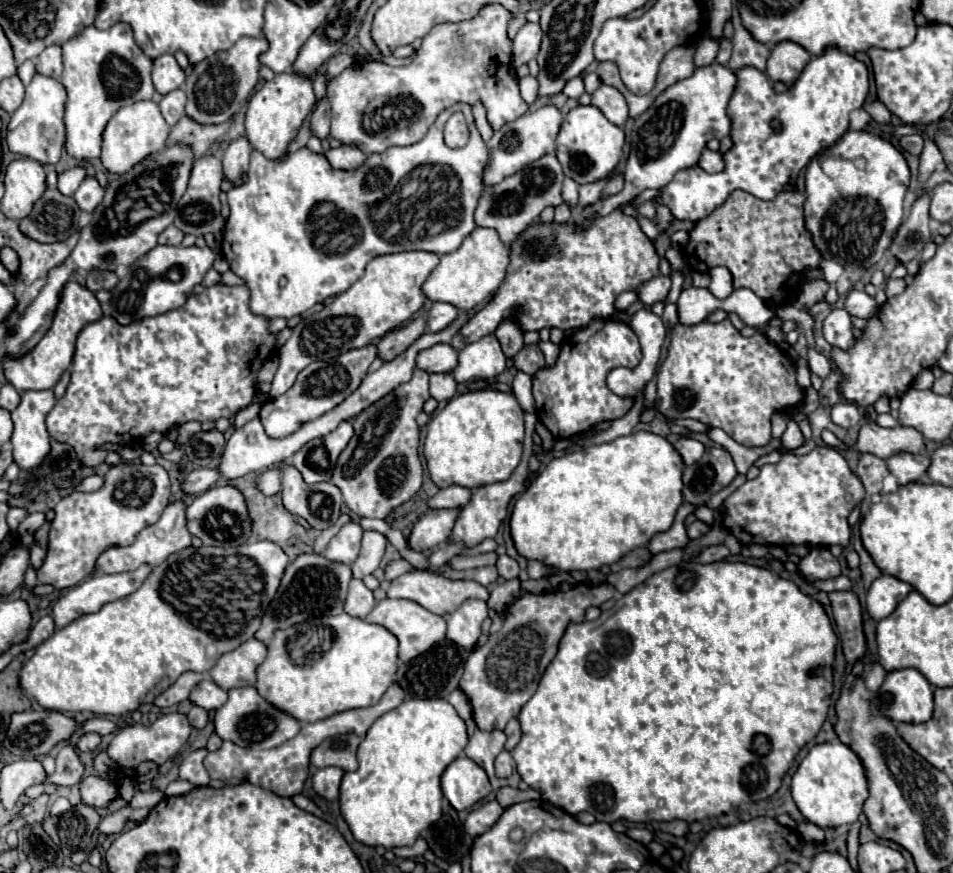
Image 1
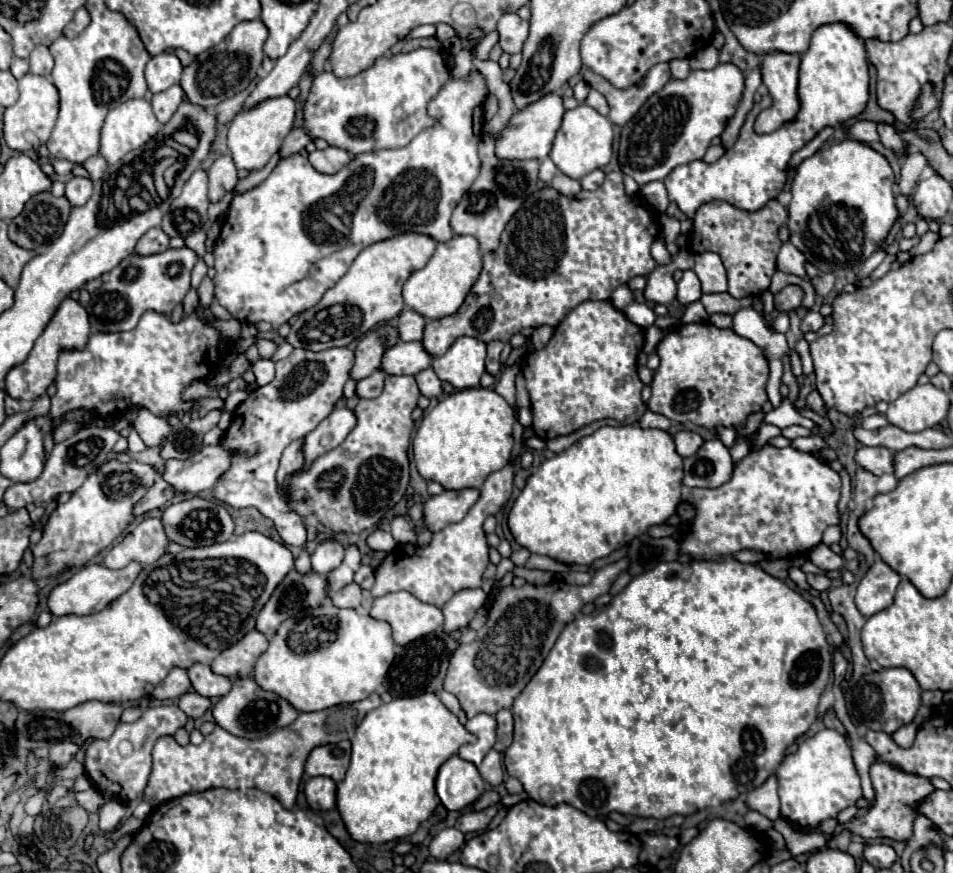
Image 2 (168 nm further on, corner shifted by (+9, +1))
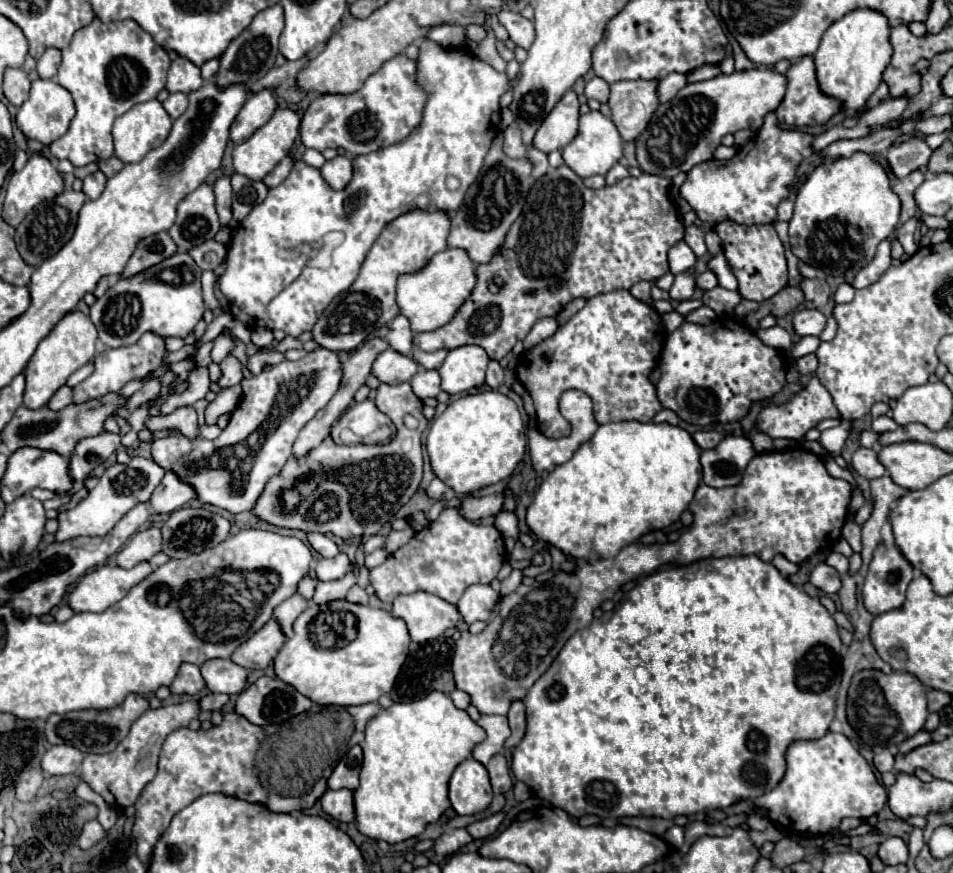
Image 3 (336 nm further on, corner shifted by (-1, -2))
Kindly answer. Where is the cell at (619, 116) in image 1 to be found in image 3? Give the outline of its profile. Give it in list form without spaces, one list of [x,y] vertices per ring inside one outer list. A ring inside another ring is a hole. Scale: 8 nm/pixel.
[[[593,77],[593,79],[587,83],[587,87],[585,87],[585,95],[587,95],[589,99],[597,99],[599,103],[607,103],[607,99],[609,99],[609,85],[607,85],[603,79]]]

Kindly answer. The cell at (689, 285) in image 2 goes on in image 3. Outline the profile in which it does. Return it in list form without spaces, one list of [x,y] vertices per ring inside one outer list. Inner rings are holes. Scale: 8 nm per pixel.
[[[709,270],[701,273],[697,277],[697,287],[701,287],[702,290],[711,290],[718,285],[718,280],[715,274]]]

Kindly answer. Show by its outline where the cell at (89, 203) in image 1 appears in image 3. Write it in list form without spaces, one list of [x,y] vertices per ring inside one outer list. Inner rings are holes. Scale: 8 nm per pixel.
[[[101,171],[85,177],[85,179],[83,179],[83,193],[85,193],[89,199],[97,199],[97,197],[103,193],[103,189],[105,189],[105,181],[107,181],[107,177],[105,177]]]

